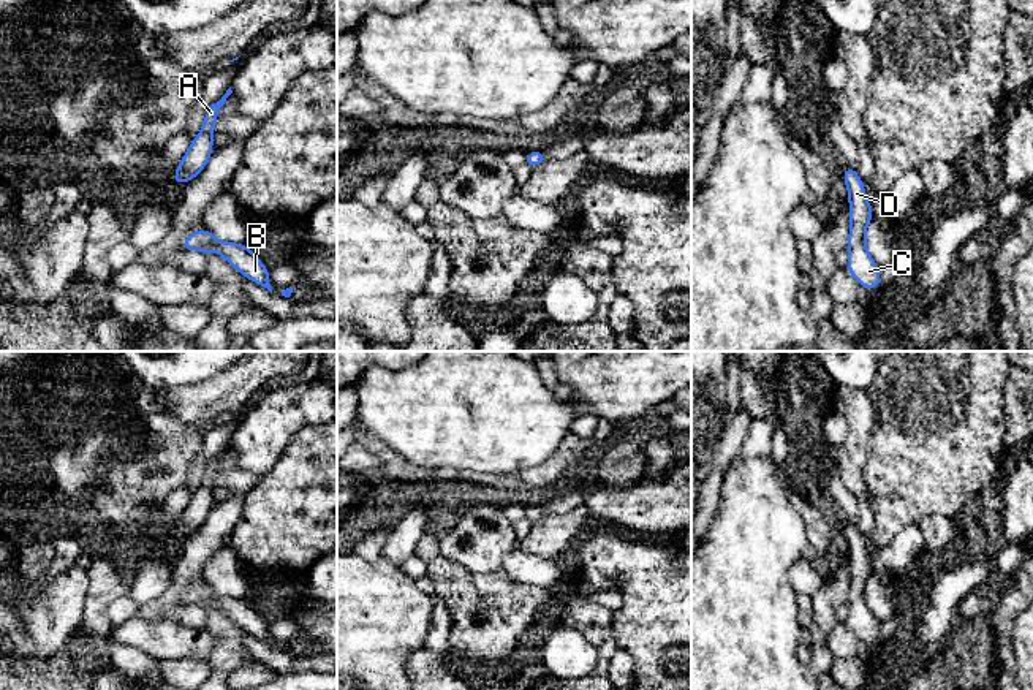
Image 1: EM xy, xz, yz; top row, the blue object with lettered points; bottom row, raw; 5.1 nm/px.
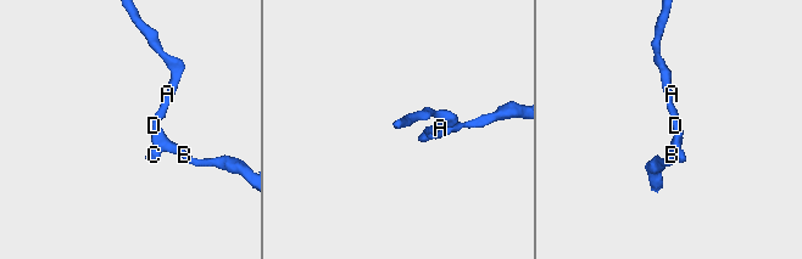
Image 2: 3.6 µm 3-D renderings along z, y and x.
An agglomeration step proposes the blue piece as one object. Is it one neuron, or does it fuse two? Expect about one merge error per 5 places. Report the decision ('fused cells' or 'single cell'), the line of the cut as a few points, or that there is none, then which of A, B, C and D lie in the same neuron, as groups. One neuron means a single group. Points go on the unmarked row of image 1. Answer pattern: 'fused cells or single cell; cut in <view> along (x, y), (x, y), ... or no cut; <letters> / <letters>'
single cell; no cut; A B C D

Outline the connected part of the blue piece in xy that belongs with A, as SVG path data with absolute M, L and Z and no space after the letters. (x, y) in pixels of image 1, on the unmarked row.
M229 442L226 448L221 451L221 454L207 464L201 486L191 495L187 508L184 510L176 527L172 529L174 536L180 540L188 538L195 530L198 530L206 522L212 508L214 481L218 472L218 465L231 448L233 445Z

